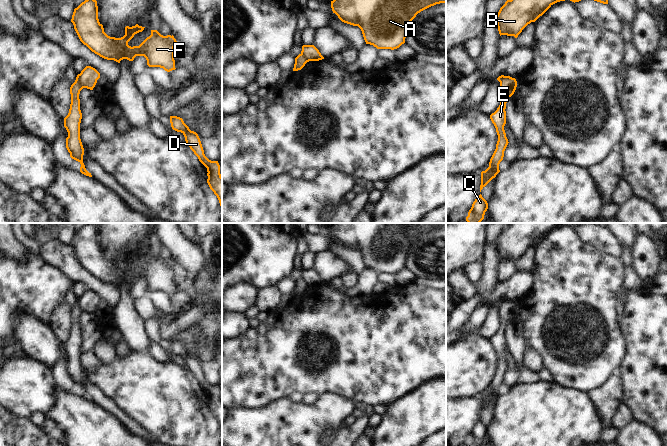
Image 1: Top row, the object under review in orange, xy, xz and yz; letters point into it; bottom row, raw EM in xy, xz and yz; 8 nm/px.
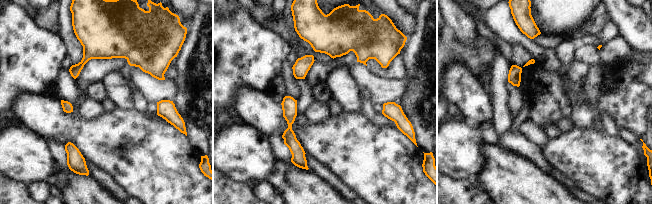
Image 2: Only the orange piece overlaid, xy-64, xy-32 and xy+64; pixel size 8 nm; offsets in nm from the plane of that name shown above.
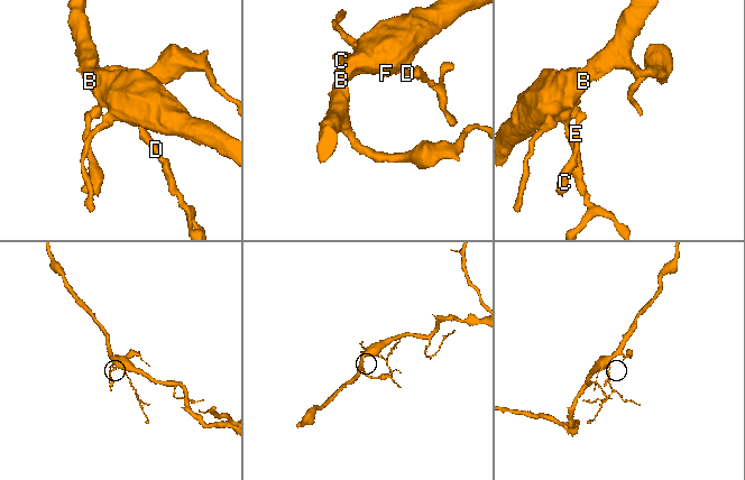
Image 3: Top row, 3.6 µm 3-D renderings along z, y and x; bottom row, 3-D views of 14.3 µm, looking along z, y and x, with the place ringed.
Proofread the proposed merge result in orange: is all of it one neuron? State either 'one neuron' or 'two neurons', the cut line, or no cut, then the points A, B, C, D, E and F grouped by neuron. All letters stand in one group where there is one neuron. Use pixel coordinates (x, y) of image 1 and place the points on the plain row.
two neurons | xy (76, 302), (82, 312) | A B D F / C E

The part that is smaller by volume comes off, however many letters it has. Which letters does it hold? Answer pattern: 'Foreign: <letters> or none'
Foreign: C, E

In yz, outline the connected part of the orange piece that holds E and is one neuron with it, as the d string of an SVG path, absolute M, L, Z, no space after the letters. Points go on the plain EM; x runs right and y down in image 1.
M504 300L500 306L500 329L497 334L490 339L490 343L496 352L498 365L496 373L490 383L489 391L481 396L480 416L500 396L499 388L503 384L504 375L509 367L504 354L506 348L506 327L514 318L516 311L516 303L510 300Z

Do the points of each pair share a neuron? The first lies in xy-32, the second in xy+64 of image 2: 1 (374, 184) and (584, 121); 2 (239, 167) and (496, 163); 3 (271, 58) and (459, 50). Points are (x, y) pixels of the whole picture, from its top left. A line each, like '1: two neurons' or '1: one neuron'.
1: two neurons
2: two neurons
3: one neuron

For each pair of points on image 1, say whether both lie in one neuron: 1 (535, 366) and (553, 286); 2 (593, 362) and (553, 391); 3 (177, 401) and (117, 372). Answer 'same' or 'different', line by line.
1: different
2: different
3: same

